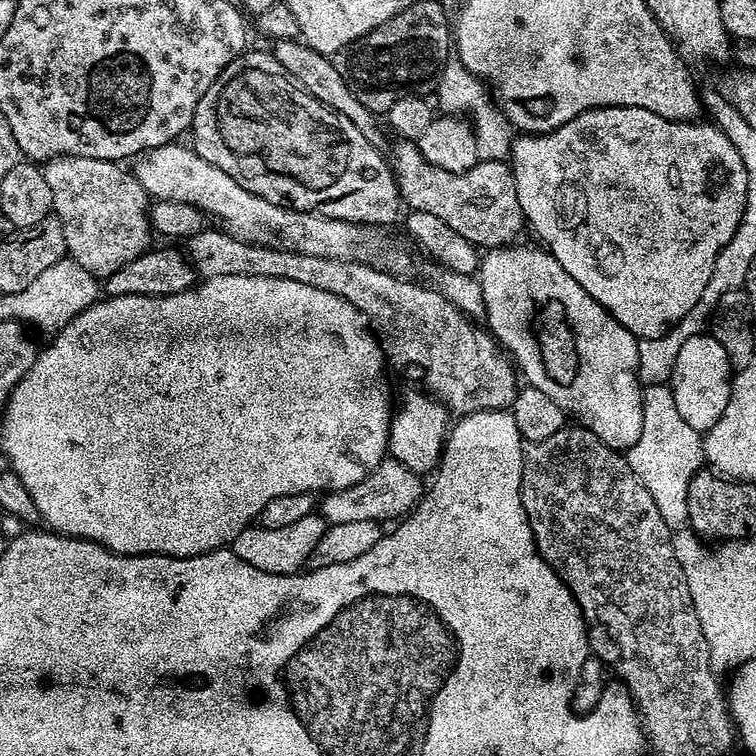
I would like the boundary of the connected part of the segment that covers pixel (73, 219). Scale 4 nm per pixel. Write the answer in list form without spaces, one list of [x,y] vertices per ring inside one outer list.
[[[62,156],[43,165],[46,183],[52,195],[52,210],[62,222],[62,234],[66,234],[67,255],[82,270],[97,278],[107,278],[122,266],[134,262],[153,243],[154,229],[149,221],[150,197],[139,184],[138,178],[123,163],[102,158],[78,158]]]

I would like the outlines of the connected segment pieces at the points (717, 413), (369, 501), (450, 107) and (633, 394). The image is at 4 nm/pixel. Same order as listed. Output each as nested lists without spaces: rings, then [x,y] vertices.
[[[710,334],[687,338],[674,362],[670,387],[682,419],[700,433],[706,433],[722,418],[726,402],[730,402],[730,390],[734,369],[726,358],[726,350]]]
[[[386,456],[382,463],[361,482],[344,487],[340,491],[325,493],[320,502],[320,514],[329,525],[347,522],[398,520],[406,516],[419,503],[424,493],[424,482],[419,473],[410,471],[404,463]]]
[[[457,58],[447,59],[440,70],[440,76],[434,85],[434,97],[437,107],[446,114],[472,113],[470,123],[476,138],[477,154],[481,161],[500,160],[505,161],[511,155],[511,146],[514,139],[514,130],[496,104],[487,83],[480,77],[468,71]]]
[[[511,242],[503,247],[489,247],[480,257],[478,279],[482,286],[484,316],[486,317],[488,331],[506,349],[509,357],[511,357],[517,367],[519,375],[523,379],[524,376],[528,379],[525,380],[527,387],[537,388],[538,390],[542,390],[544,394],[549,395],[554,402],[558,402],[561,410],[571,417],[571,419],[572,416],[576,419],[573,421],[579,422],[583,427],[589,428],[599,440],[606,442],[606,446],[617,450],[627,450],[634,447],[642,434],[644,396],[642,384],[637,377],[637,368],[639,366],[637,337],[633,336],[630,330],[623,328],[593,296],[586,294],[586,290],[582,290],[582,286],[578,286],[578,282],[574,282],[574,278],[570,278],[570,274],[566,274],[566,270],[562,270],[562,266],[558,266],[558,262],[548,253],[547,248],[537,246],[535,243],[532,243],[533,245],[520,243]]]

